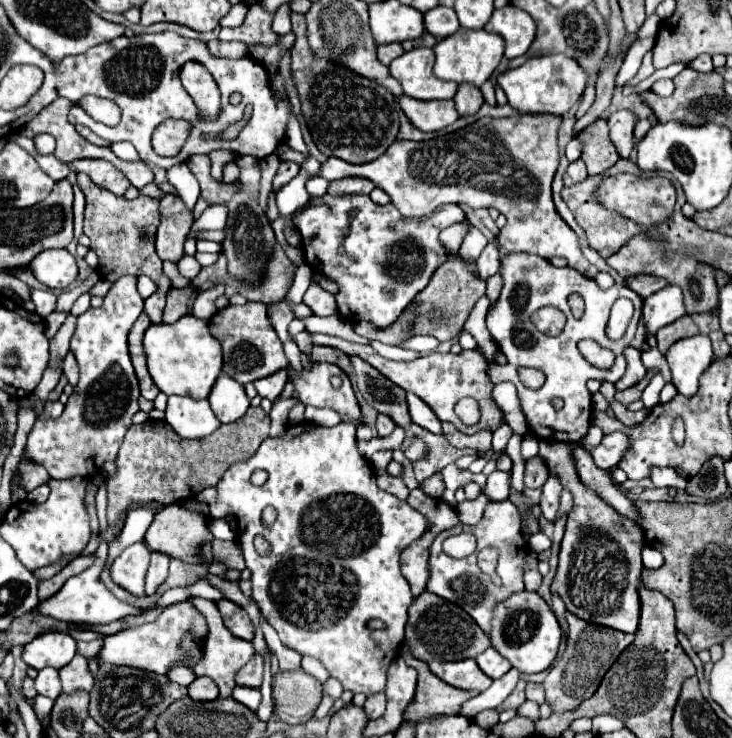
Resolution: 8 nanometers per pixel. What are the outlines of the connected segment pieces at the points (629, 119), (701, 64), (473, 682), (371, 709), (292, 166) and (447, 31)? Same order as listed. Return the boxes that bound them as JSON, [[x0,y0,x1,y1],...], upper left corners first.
[[608,109,636,157],[686,55,714,73],[430,659,492,691],[364,693,386,719],[274,161,300,187],[424,5,460,39]]

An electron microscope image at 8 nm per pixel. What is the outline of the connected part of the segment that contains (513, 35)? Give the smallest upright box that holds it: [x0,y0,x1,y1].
[484,5,536,59]

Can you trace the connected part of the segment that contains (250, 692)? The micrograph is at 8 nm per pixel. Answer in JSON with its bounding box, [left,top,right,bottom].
[232,687,260,711]

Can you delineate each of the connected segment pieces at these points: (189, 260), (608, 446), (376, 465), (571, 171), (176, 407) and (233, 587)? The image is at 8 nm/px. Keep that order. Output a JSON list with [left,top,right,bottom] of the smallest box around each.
[[178,255,200,281],[592,433,624,469],[369,451,392,475],[564,159,588,187],[166,395,220,439],[206,575,252,607]]

